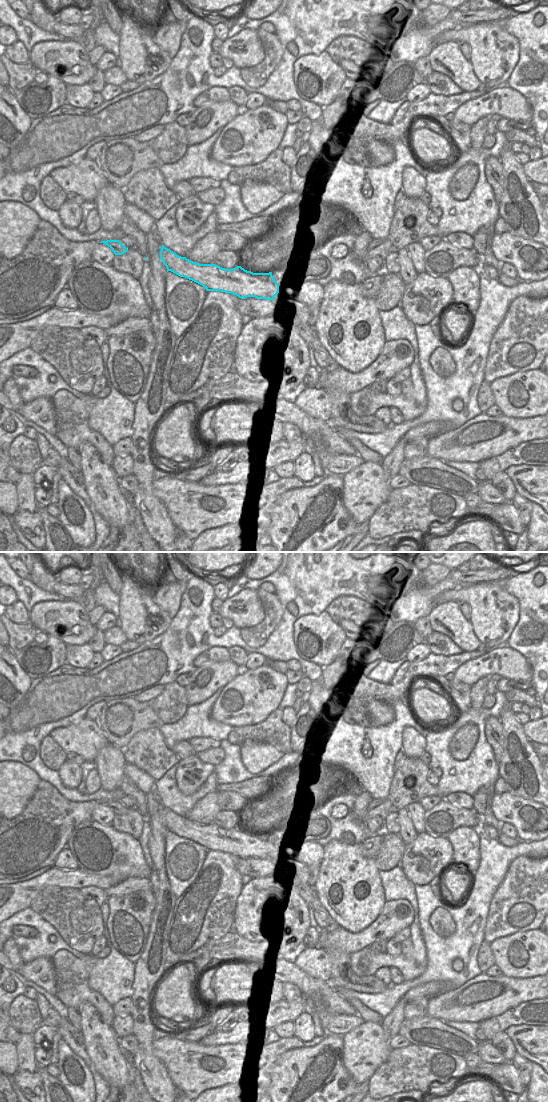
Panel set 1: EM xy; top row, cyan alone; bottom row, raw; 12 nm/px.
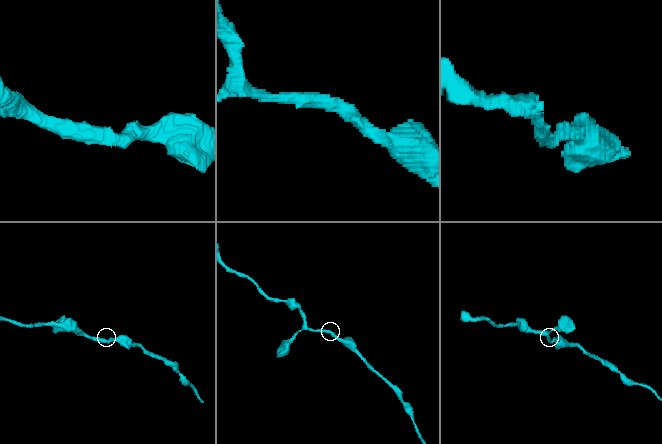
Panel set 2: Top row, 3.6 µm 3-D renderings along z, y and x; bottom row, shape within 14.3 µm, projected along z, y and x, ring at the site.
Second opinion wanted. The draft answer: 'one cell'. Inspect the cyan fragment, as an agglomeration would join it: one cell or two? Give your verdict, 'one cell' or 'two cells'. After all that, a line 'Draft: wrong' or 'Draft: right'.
one cell
Draft: right

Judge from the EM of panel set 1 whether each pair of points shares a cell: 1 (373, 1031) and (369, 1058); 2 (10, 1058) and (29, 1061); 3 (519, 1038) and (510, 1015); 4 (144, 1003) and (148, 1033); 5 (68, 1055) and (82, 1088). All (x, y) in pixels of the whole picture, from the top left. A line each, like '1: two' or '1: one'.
1: one
2: two
3: two
4: one
5: one

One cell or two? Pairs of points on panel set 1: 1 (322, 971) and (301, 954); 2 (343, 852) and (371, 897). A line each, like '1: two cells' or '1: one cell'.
1: one cell
2: one cell

